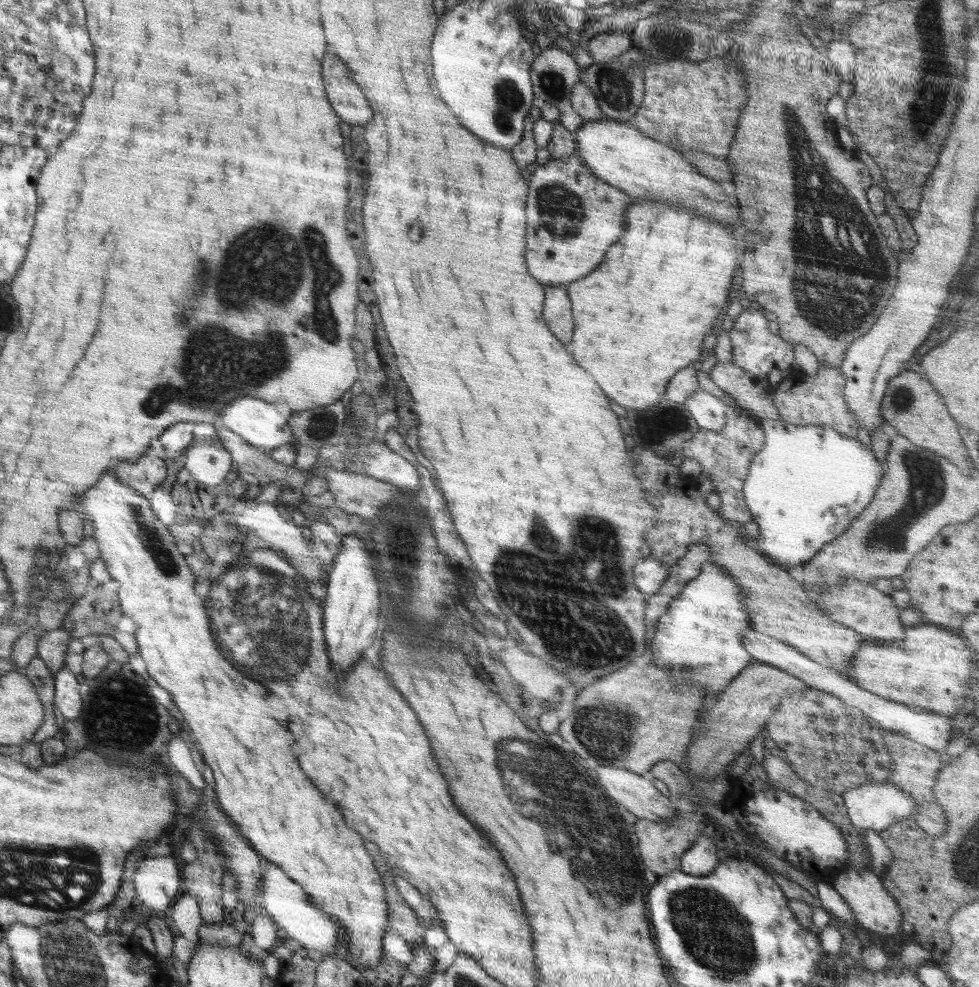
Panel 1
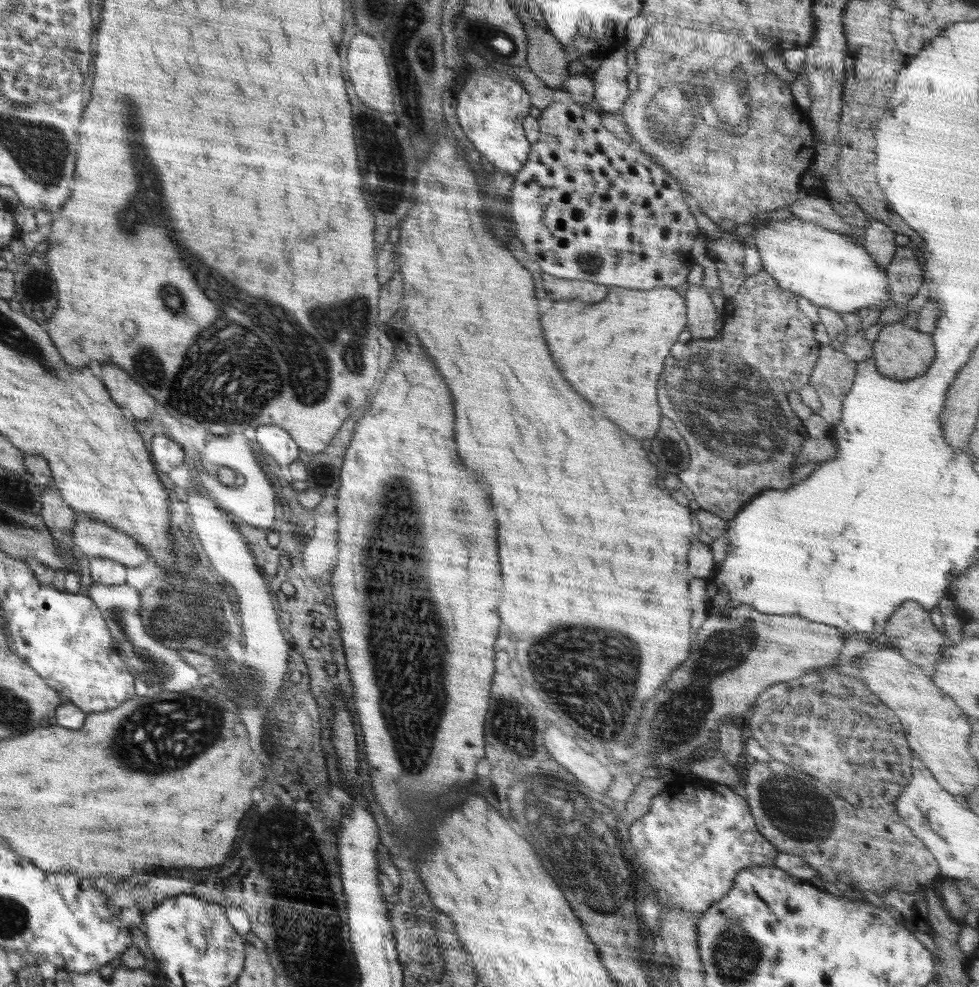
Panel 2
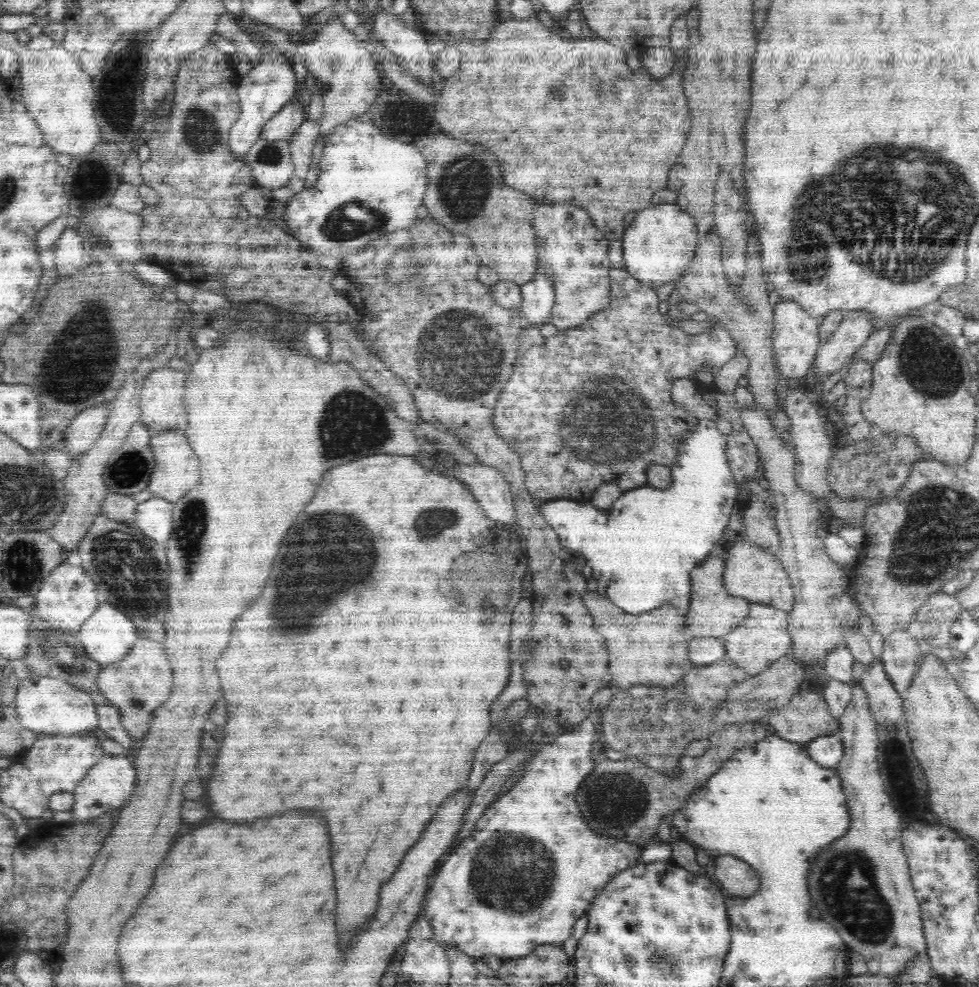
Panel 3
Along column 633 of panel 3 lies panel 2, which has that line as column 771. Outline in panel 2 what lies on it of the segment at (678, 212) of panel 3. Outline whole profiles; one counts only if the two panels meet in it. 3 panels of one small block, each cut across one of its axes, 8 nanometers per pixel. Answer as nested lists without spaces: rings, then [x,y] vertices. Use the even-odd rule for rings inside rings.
[[[763,214],[750,220],[755,228],[749,242],[758,247],[763,270],[780,287],[806,296],[816,306],[824,306],[838,313],[857,312],[868,306],[885,309],[892,304],[886,267],[877,264],[863,245],[854,243],[850,236],[826,230],[814,222],[802,221],[797,217],[768,222],[765,219],[766,214]]]

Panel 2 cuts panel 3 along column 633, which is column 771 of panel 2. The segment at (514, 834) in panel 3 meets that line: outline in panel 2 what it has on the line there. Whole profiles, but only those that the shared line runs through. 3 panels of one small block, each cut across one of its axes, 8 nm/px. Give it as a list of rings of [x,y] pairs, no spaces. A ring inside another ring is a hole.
[[[700,778],[698,788],[684,788],[676,790],[674,794],[666,794],[666,790],[652,797],[652,804],[644,816],[628,825],[628,829],[621,829],[622,840],[636,850],[636,858],[644,870],[644,884],[650,892],[656,890],[659,912],[680,910],[690,920],[700,920],[702,914],[724,898],[734,878],[742,868],[775,867],[776,856],[779,851],[766,840],[756,828],[754,817],[751,815],[749,804],[742,792],[731,789],[727,785],[716,783],[709,779]],[[696,790],[710,790],[710,794],[696,794]],[[630,832],[630,834],[629,834]],[[632,844],[632,845],[631,845]]]

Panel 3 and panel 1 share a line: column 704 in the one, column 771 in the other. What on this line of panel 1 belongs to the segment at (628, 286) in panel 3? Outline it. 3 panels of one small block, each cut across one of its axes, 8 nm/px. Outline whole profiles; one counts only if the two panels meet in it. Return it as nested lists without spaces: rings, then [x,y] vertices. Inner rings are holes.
[[[752,307],[743,310],[733,320],[734,327],[729,331],[730,342],[732,343],[732,362],[744,372],[756,375],[767,376],[772,370],[786,370],[792,367],[794,362],[793,343],[782,340],[768,329],[769,320],[763,315],[760,309]]]

